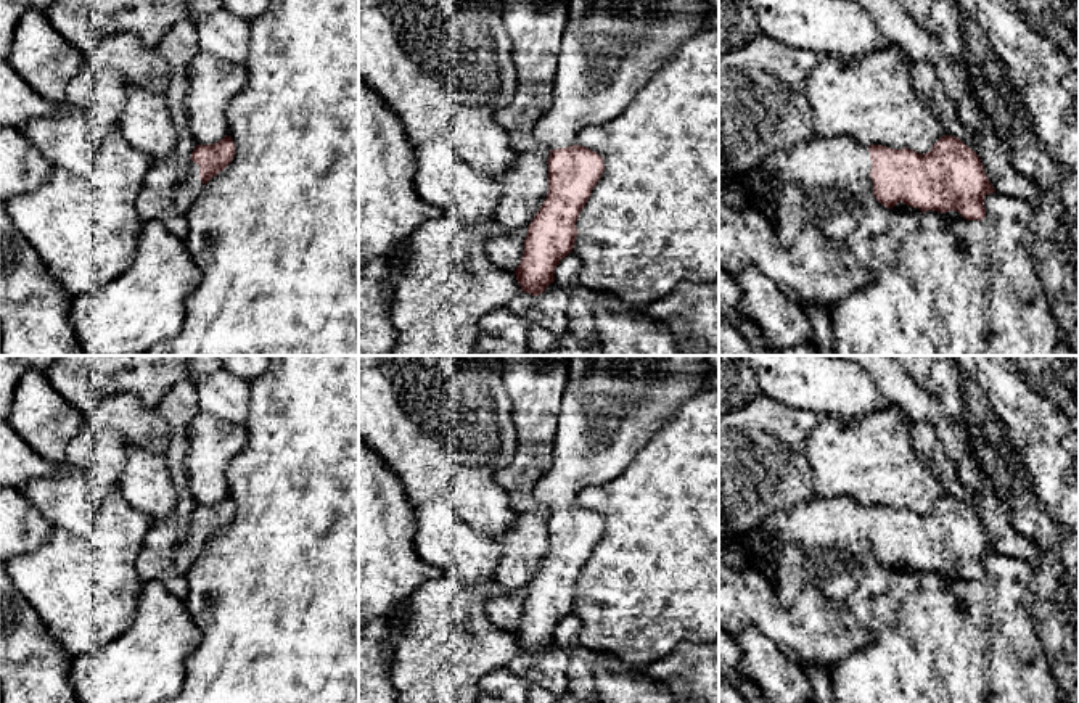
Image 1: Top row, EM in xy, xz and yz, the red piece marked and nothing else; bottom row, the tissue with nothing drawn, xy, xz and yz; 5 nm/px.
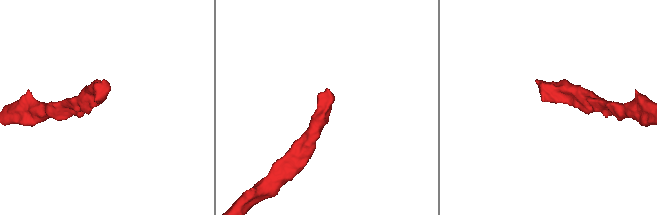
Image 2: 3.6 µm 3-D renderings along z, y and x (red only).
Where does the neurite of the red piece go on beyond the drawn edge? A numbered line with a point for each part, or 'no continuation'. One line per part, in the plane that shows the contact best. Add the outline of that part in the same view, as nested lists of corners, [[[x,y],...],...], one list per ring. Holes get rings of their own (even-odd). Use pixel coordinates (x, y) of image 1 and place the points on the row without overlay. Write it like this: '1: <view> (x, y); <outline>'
1: yz (830, 538); [[[852,497],[815,499],[799,504],[788,513],[775,513],[753,536],[738,544],[719,541],[719,561],[743,569],[764,552],[775,557],[778,566],[777,590],[785,595],[799,586],[810,584],[828,598],[844,602],[862,578],[864,561],[873,553],[868,507]]]

